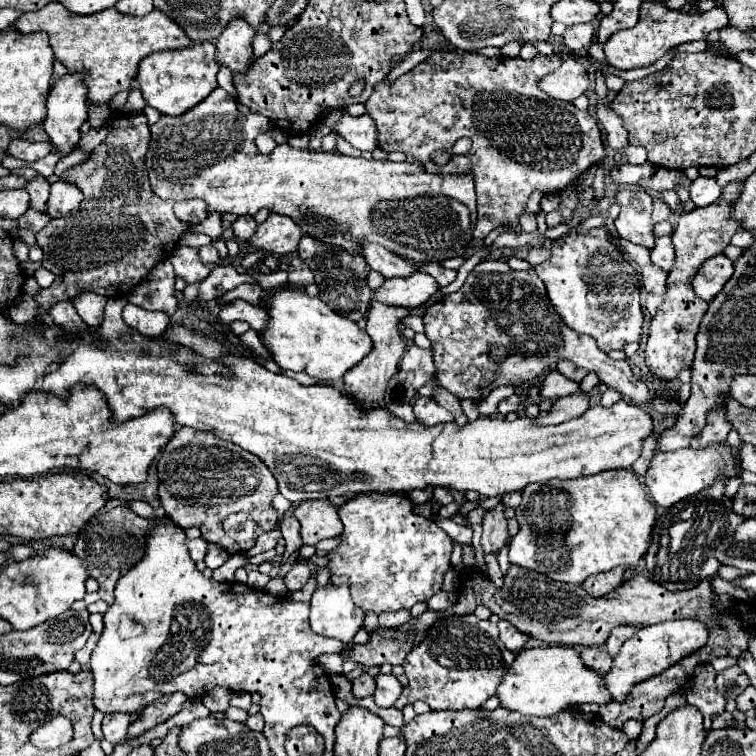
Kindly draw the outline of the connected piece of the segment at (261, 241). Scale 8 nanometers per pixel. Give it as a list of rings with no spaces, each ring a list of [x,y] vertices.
[[[270,213],[268,219],[258,225],[256,233],[248,239],[248,243],[260,251],[282,257],[284,253],[292,253],[298,249],[300,237],[302,229],[290,217]]]

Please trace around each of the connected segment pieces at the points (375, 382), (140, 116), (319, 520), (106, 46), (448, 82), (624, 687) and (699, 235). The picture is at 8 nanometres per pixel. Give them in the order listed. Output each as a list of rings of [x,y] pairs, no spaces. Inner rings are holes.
[[[372,301],[370,313],[368,313],[368,325],[366,325],[366,333],[370,333],[372,341],[374,341],[374,353],[370,353],[370,357],[362,359],[354,369],[350,369],[350,373],[346,373],[344,377],[344,391],[350,393],[350,397],[354,397],[356,405],[362,411],[368,409],[376,409],[382,403],[384,391],[386,391],[386,383],[390,381],[390,377],[396,373],[398,363],[406,351],[404,339],[398,331],[398,323],[402,317],[408,315],[408,309],[398,309],[398,307],[388,307],[382,303]]]
[[[122,113],[114,117],[106,141],[100,143],[82,165],[76,165],[64,171],[64,179],[84,189],[86,199],[82,201],[78,213],[70,217],[52,219],[40,233],[36,233],[38,245],[44,251],[42,265],[56,275],[54,283],[36,295],[36,301],[46,311],[50,309],[52,303],[70,301],[86,291],[92,291],[104,297],[128,295],[150,273],[150,269],[156,263],[172,255],[178,243],[178,237],[190,227],[194,227],[174,217],[172,201],[164,201],[152,193],[148,177],[146,177],[146,167],[144,167],[148,145],[150,145],[150,125],[146,121],[146,115],[144,113],[132,113],[132,115]]]
[[[304,501],[294,509],[294,517],[300,521],[304,545],[316,545],[320,539],[342,533],[338,509],[330,501]]]
[[[52,1],[40,11],[24,13],[12,29],[20,33],[44,31],[50,39],[56,61],[60,61],[70,73],[86,73],[84,85],[88,87],[88,107],[108,105],[116,93],[130,89],[144,55],[166,49],[184,49],[190,45],[190,39],[182,35],[182,29],[158,9],[142,19],[126,17],[114,7],[92,15],[74,15],[62,3]]]
[[[436,51],[396,81],[380,81],[366,103],[366,111],[376,121],[378,145],[384,151],[402,151],[412,155],[430,173],[474,171],[478,195],[478,221],[474,237],[484,239],[500,223],[516,223],[518,215],[528,203],[528,197],[534,191],[552,195],[554,187],[576,187],[580,177],[606,157],[596,119],[588,111],[580,111],[566,101],[556,101],[540,89],[540,79],[546,73],[556,71],[560,67],[558,63],[558,55],[536,55],[534,59],[524,61],[522,57],[490,59],[480,53]],[[460,137],[472,139],[472,149],[466,155],[452,155],[446,165],[436,167],[430,155],[436,149],[452,149]]]
[[[694,619],[666,621],[666,623],[652,625],[652,627],[642,627],[634,633],[634,637],[630,637],[622,645],[620,653],[614,657],[610,671],[604,675],[604,685],[614,701],[624,703],[630,691],[638,683],[660,675],[662,671],[678,663],[682,657],[698,651],[706,641],[708,641],[708,629],[700,621],[694,621]]]
[[[740,181],[728,183],[716,203],[702,209],[694,209],[690,213],[682,213],[672,233],[672,243],[676,247],[676,263],[668,273],[664,303],[658,307],[656,315],[652,317],[650,337],[646,343],[646,365],[650,367],[650,373],[662,383],[674,381],[682,369],[692,365],[696,353],[698,325],[708,309],[708,303],[702,301],[698,295],[694,295],[694,289],[690,289],[690,281],[694,273],[698,273],[700,265],[706,259],[722,253],[730,243],[732,235],[738,231],[738,223],[730,217],[730,207],[738,199],[740,189],[742,189]]]

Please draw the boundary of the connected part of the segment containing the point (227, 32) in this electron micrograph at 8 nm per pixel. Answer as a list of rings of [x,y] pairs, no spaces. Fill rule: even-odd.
[[[240,17],[230,21],[230,25],[224,29],[222,37],[216,43],[216,61],[218,65],[224,65],[232,71],[232,75],[244,75],[252,65],[252,39],[254,29],[246,25]]]

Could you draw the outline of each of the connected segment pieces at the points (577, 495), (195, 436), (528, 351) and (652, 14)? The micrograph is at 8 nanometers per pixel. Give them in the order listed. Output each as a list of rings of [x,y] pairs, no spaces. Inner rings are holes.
[[[612,469],[612,471],[602,471],[590,477],[578,477],[578,479],[566,479],[566,481],[546,481],[546,483],[532,483],[522,491],[522,503],[516,507],[516,515],[514,519],[520,523],[520,531],[510,537],[510,563],[524,567],[524,569],[532,569],[536,573],[548,575],[554,581],[562,581],[562,583],[572,583],[572,585],[582,585],[590,575],[602,573],[602,571],[610,571],[614,567],[628,567],[634,569],[638,565],[638,561],[646,555],[650,543],[652,543],[652,529],[656,523],[656,507],[654,503],[646,497],[646,489],[640,485],[638,477],[628,471],[628,469]]]
[[[180,427],[160,455],[158,479],[158,495],[166,515],[182,529],[198,527],[202,531],[204,541],[224,547],[230,555],[250,551],[254,547],[256,537],[266,531],[272,531],[278,523],[278,515],[272,509],[272,499],[278,493],[278,483],[266,463],[256,455],[240,449],[238,445],[222,441],[214,433],[202,433],[192,427]]]
[[[534,269],[472,271],[456,293],[430,305],[422,319],[434,349],[436,379],[458,399],[486,399],[500,385],[534,383],[536,377],[554,369],[558,361],[572,361],[594,371],[604,385],[616,389],[626,401],[644,405],[664,417],[680,415],[682,405],[674,399],[652,395],[648,385],[632,373],[628,361],[610,359],[590,335],[568,329],[550,305],[544,283]]]
[[[642,1],[638,23],[632,29],[620,29],[618,33],[614,33],[614,37],[610,37],[610,41],[606,41],[604,53],[606,53],[608,63],[622,71],[648,67],[654,61],[658,61],[668,49],[672,49],[680,43],[686,43],[686,41],[706,39],[706,35],[712,29],[722,29],[726,25],[728,25],[728,15],[726,15],[724,7],[714,7],[702,15],[690,15],[690,13],[668,9],[662,1]]]

